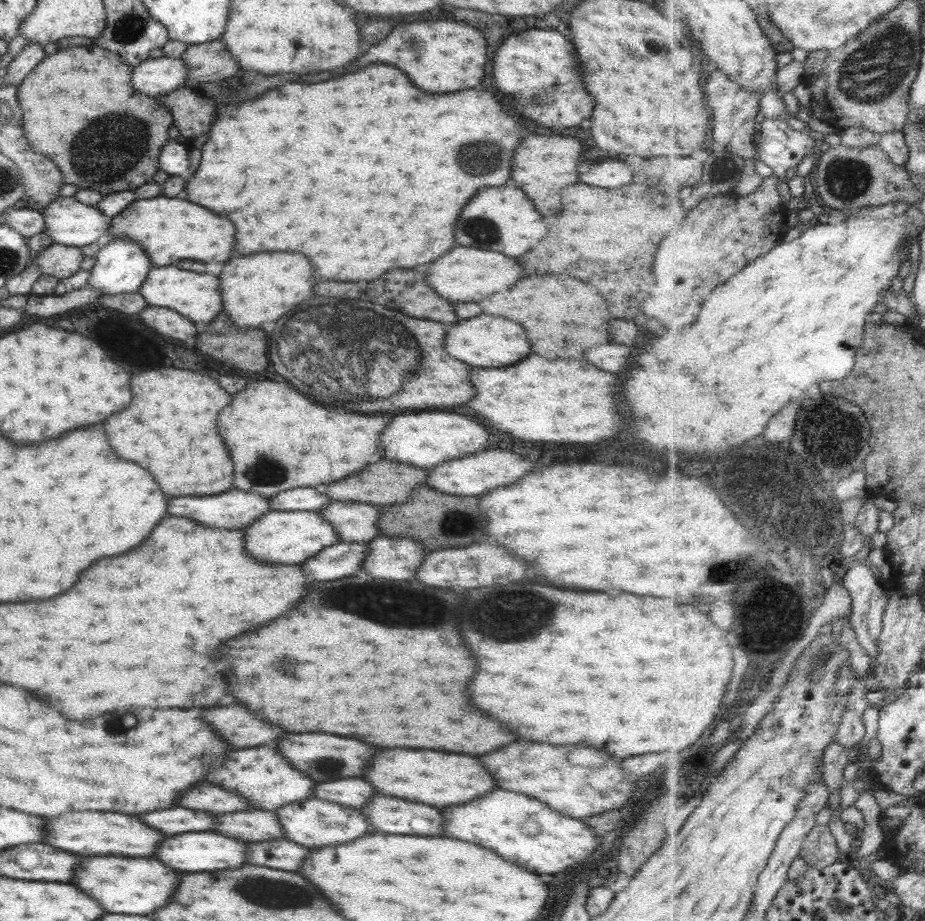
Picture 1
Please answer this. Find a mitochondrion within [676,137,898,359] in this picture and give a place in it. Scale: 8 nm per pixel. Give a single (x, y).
(847, 178)

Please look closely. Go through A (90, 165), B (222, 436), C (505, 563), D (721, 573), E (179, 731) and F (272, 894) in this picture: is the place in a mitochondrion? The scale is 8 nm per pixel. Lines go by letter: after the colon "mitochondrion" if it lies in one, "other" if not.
A: mitochondrion
B: other
C: other
D: mitochondrion
E: other
F: mitochondrion

